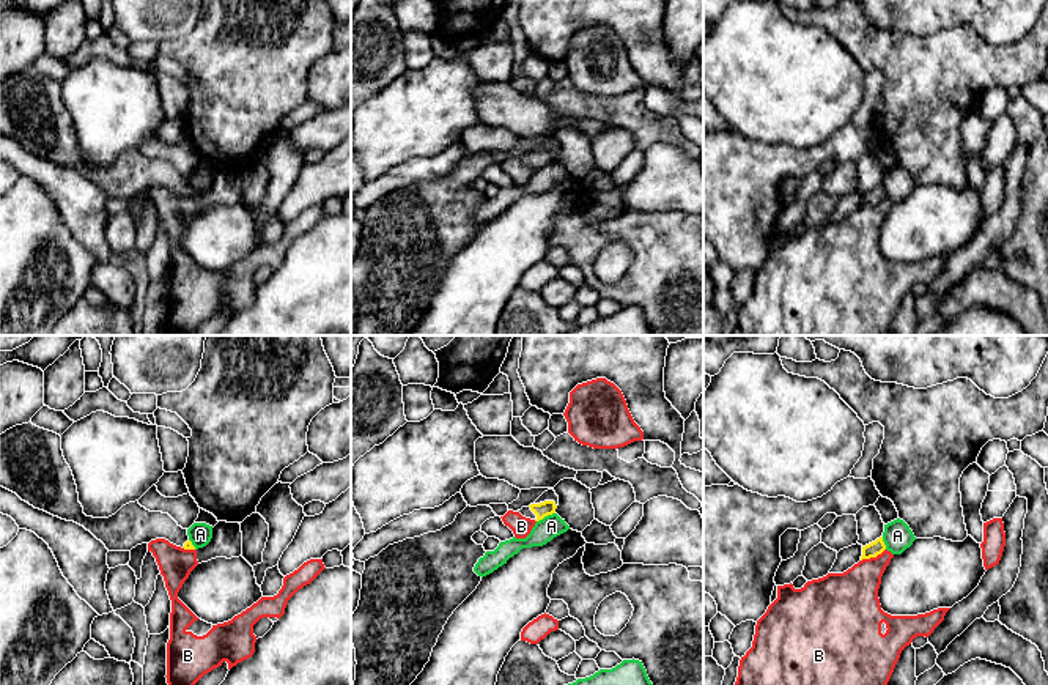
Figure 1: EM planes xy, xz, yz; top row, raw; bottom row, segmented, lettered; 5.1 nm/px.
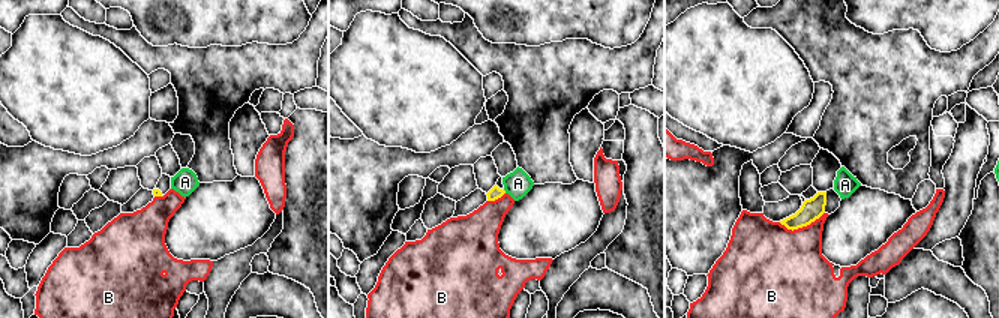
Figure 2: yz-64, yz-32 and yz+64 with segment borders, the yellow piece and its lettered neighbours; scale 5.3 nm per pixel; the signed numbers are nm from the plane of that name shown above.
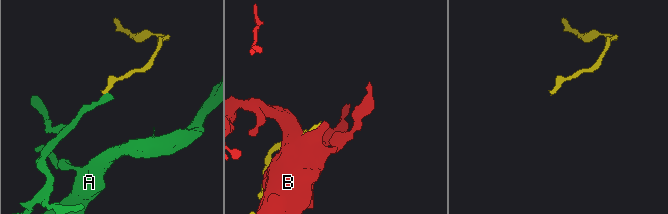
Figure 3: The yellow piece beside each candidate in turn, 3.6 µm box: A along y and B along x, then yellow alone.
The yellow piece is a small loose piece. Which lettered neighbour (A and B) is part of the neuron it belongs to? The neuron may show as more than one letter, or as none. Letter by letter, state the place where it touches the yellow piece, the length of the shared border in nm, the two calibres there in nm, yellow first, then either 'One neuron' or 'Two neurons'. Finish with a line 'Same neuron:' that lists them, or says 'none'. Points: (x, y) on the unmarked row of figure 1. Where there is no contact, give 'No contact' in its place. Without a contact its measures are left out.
A: Touches yellow at xz (545, 162). Shared border 110 nm. Thickness 80 nm (yellow) against 120 nm. Two neurons
B: Touches yellow at yz (872, 203). Shared border 140 nm. Thickness 80 nm (yellow) against 280 nm. Two neurons
Same neuron: none

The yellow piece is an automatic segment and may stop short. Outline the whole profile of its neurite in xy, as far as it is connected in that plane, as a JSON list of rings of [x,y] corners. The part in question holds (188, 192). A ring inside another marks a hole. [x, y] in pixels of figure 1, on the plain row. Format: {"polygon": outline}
{"polygon": [[[31,69],[0,82],[0,134],[35,156],[83,173],[109,198],[131,198],[156,186],[195,197],[187,176],[168,161],[146,157],[138,148],[123,153],[109,165],[87,164],[72,118],[63,104],[61,83]]]}

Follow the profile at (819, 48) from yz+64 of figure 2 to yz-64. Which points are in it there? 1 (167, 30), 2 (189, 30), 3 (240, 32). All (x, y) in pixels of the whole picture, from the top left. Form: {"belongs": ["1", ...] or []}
{"belongs": []}

